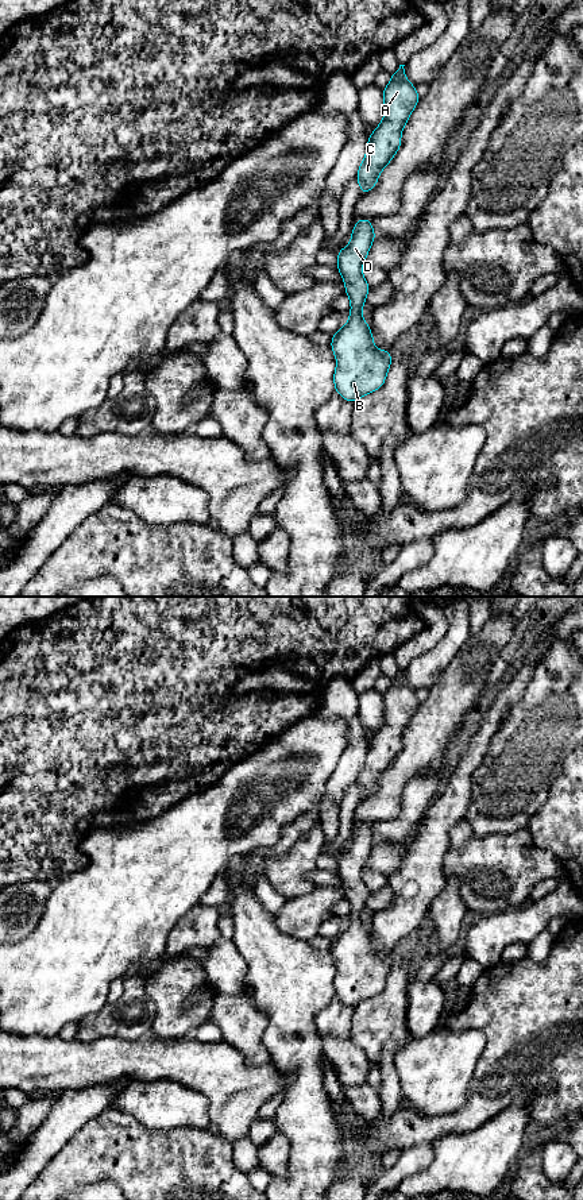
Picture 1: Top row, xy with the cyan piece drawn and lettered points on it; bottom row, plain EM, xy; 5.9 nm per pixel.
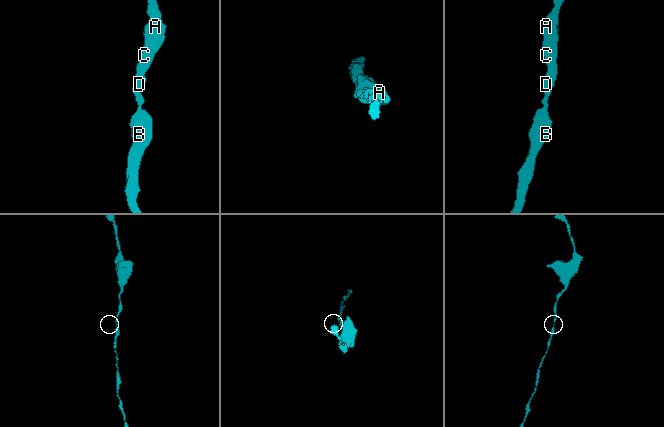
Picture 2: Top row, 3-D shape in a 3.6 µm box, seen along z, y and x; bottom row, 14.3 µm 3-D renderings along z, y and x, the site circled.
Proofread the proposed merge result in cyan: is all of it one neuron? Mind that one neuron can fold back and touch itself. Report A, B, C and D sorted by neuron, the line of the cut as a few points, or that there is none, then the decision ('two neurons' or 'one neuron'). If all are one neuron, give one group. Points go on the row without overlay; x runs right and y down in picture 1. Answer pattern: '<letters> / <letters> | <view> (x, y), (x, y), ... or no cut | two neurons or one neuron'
A B C D | no cut | one neuron

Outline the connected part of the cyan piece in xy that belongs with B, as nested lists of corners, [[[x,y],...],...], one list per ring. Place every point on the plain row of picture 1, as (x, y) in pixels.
[[[363,822],[352,833],[348,850],[337,856],[337,875],[345,887],[351,918],[348,927],[332,942],[331,953],[337,966],[333,987],[335,995],[351,1007],[382,992],[391,969],[390,956],[374,952],[372,938],[360,917],[370,894],[362,872],[374,844],[371,826]]]

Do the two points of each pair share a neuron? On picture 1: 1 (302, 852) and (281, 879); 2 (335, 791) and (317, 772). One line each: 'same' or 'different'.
1: same
2: different

